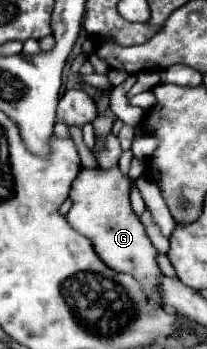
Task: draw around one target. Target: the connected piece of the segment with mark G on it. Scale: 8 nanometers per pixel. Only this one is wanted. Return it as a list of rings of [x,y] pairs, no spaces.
[[[113,166],[109,170],[83,168],[69,192],[69,196],[73,198],[73,206],[67,212],[67,220],[77,232],[93,240],[93,248],[101,256],[101,260],[105,260],[105,264],[117,268],[117,272],[133,274],[141,282],[143,290],[157,304],[161,304],[161,296],[157,292],[157,272],[159,272],[159,266],[155,262],[157,248],[151,244],[143,224],[131,210],[129,186],[131,180],[119,170],[119,166]]]

